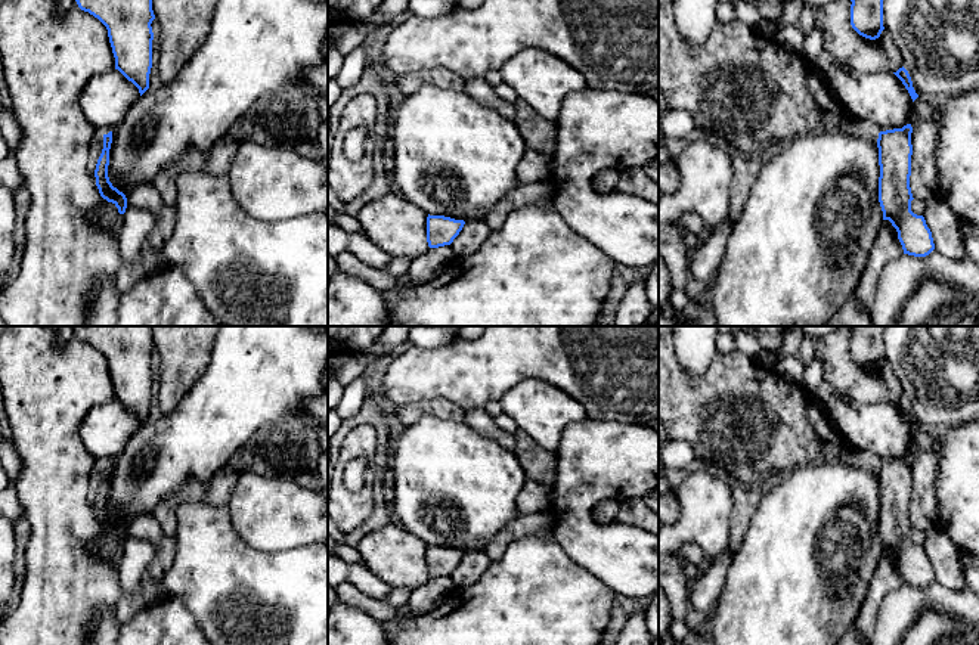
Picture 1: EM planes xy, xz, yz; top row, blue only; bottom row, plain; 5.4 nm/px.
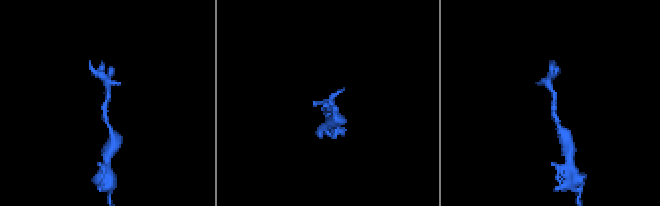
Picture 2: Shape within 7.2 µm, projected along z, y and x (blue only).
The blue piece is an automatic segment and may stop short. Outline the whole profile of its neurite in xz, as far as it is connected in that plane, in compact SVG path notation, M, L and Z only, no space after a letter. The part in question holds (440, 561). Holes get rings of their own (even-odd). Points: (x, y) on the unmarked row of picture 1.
M444 546L427 548L427 573L430 579L450 576L462 561L465 552Z

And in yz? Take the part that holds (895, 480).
M911 455L879 463L879 533L883 551L889 551L898 562L904 584L926 587L935 574L924 548L911 542L911 463Z

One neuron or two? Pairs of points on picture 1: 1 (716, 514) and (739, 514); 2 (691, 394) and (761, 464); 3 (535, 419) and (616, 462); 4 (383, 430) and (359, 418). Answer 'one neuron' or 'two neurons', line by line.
1: two neurons
2: one neuron
3: two neurons
4: one neuron

